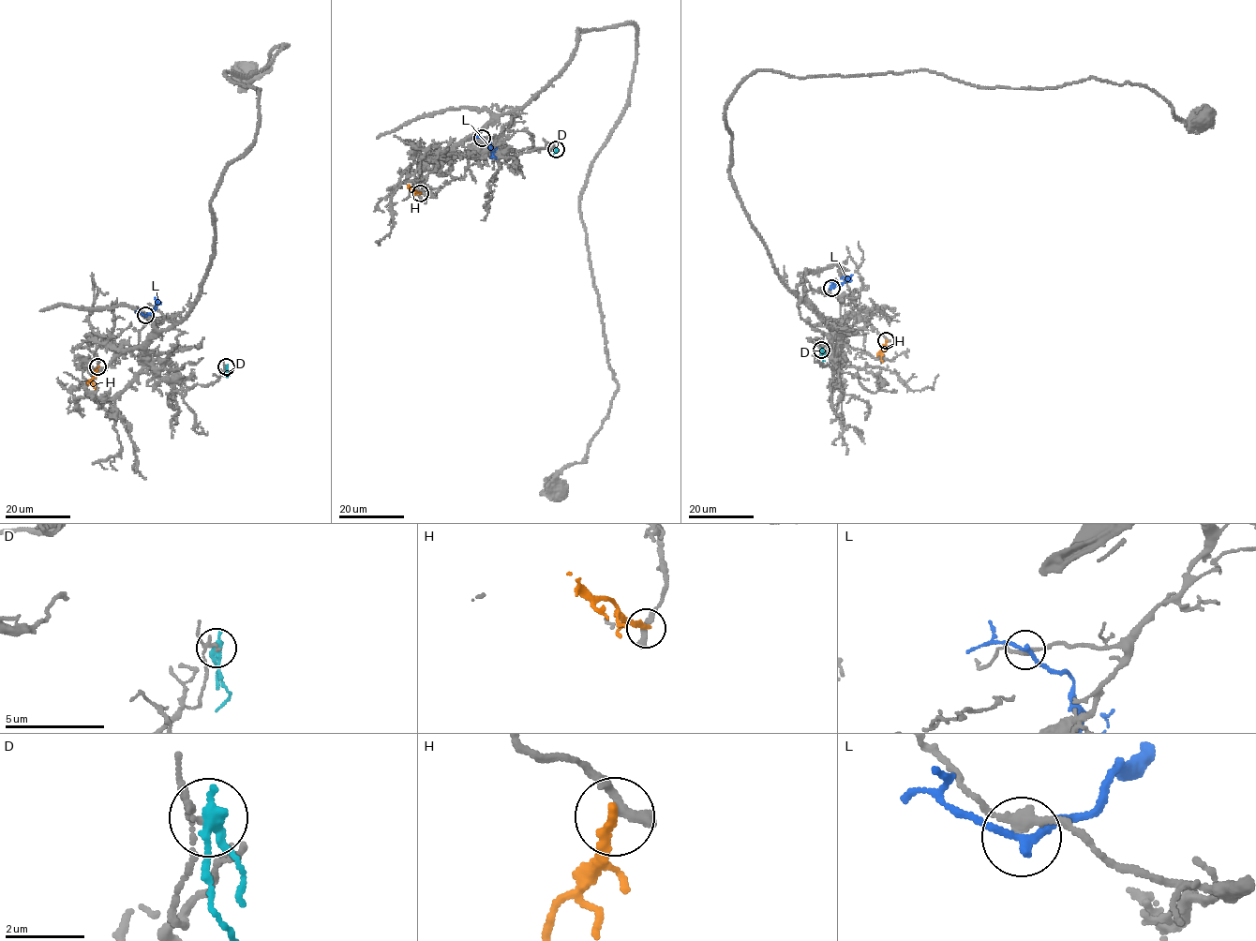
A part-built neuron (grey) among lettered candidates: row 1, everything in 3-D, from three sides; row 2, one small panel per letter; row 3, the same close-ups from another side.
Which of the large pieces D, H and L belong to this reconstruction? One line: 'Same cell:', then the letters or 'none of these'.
Same cell: none of these

